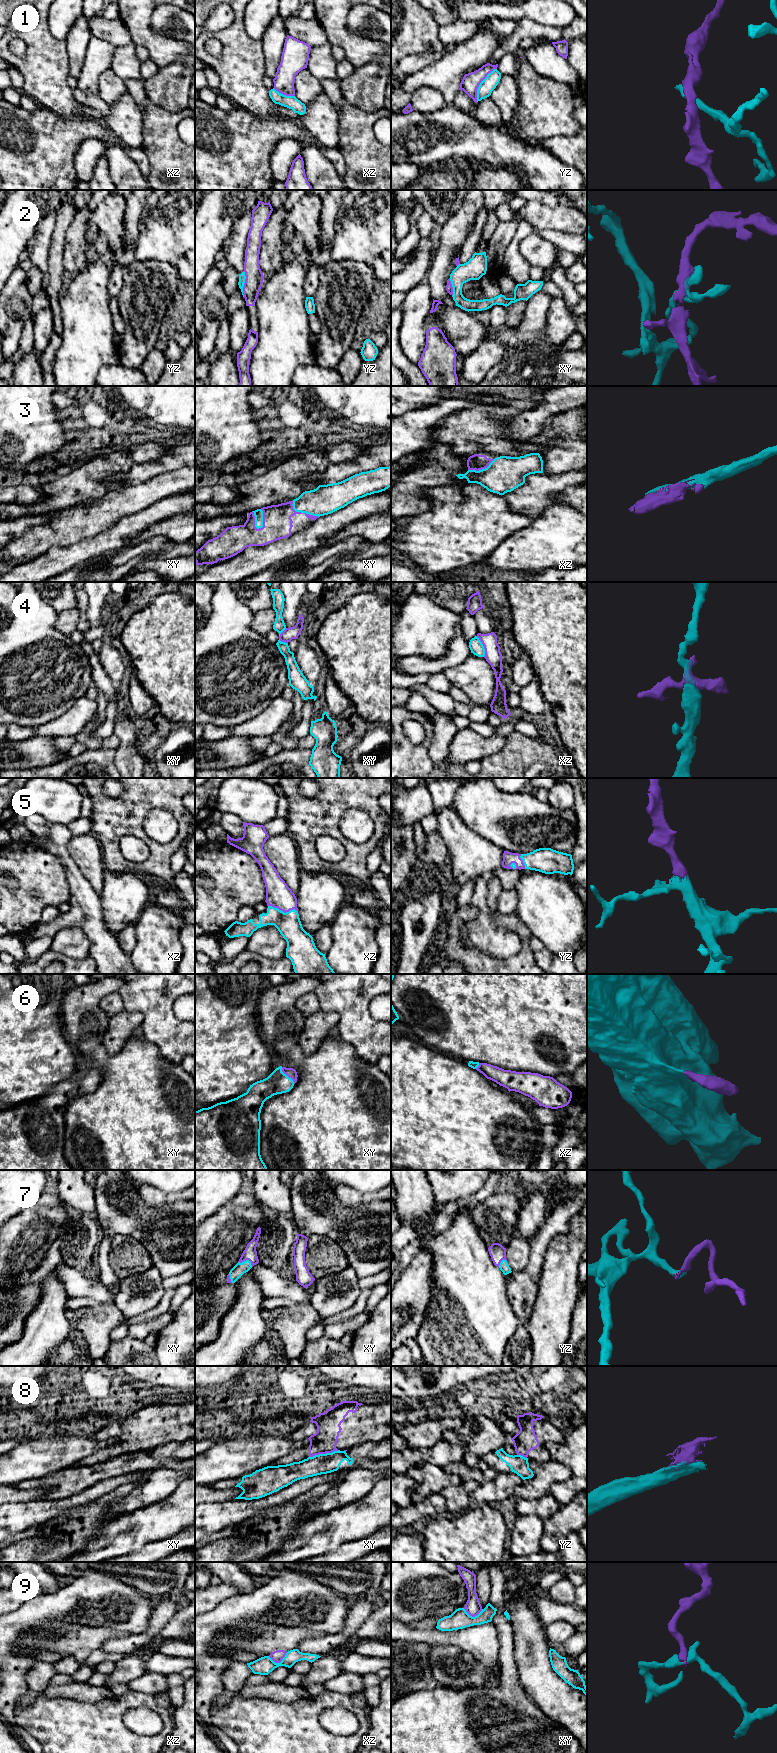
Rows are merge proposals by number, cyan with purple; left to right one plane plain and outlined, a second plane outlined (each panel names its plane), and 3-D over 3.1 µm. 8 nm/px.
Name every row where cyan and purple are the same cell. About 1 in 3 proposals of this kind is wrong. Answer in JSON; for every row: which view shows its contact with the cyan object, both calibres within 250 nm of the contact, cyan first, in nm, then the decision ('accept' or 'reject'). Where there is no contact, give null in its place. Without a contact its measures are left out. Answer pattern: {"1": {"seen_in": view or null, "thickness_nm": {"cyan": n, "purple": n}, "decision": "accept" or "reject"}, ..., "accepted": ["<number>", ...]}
{"1": {"seen_in": "yz", "thickness_nm": {"cyan": 120, "purple": 140}, "decision": "reject"}, "2": {"seen_in": "yz", "thickness_nm": {"cyan": 60, "purple": 140}, "decision": "reject"}, "3": {"seen_in": "xy", "thickness_nm": {"cyan": 70, "purple": 240}, "decision": "accept"}, "4": {"seen_in": "xz", "thickness_nm": {"cyan": 110, "purple": 140}, "decision": "reject"}, "5": {"seen_in": "xz", "thickness_nm": {"cyan": 190, "purple": 200}, "decision": "accept"}, "6": {"seen_in": "xy", "thickness_nm": {"cyan": 180, "purple": 80}, "decision": "accept"}, "7": {"seen_in": "xy", "thickness_nm": {"cyan": 100, "purple": 110}, "decision": "accept"}, "8": {"seen_in": "xy", "thickness_nm": {"cyan": 160, "purple": 190}, "decision": "reject"}, "9": {"seen_in": "xz", "thickness_nm": {"cyan": 140, "purple": 90}, "decision": "reject"}, "accepted": ["3", "5", "6", "7"]}

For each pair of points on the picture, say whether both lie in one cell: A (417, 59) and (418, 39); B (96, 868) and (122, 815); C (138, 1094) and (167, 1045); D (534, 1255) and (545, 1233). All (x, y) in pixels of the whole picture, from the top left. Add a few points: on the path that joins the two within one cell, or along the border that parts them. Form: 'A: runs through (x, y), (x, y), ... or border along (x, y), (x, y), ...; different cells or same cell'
A: border along (440, 52), (412, 53), (405, 55), (401, 59); different cells
B: border along (93, 835), (100, 845), (102, 863), (105, 868); different cells
C: border along (144, 1039), (151, 1042), (162, 1057), (180, 1064); different cells
D: runs through (537, 1250), (542, 1238); same cell

